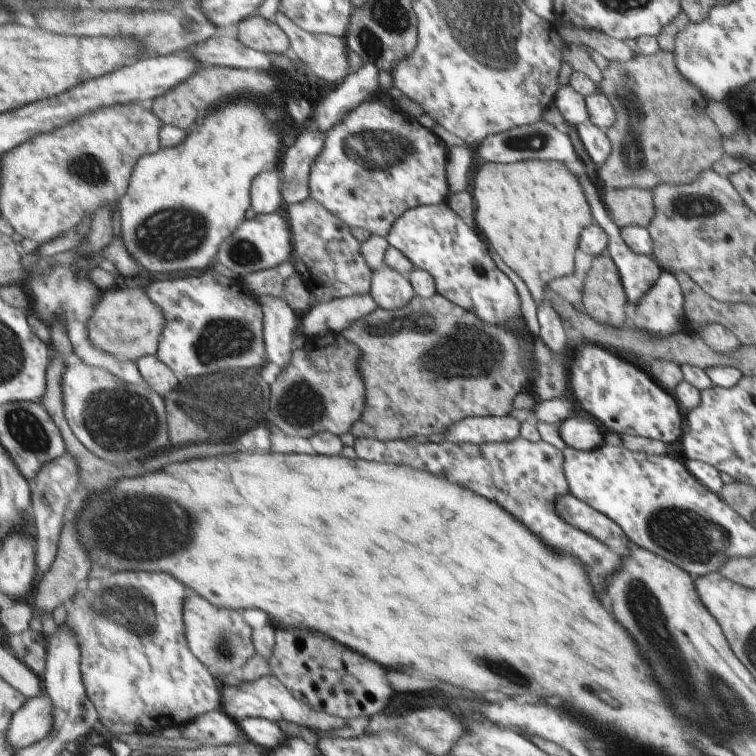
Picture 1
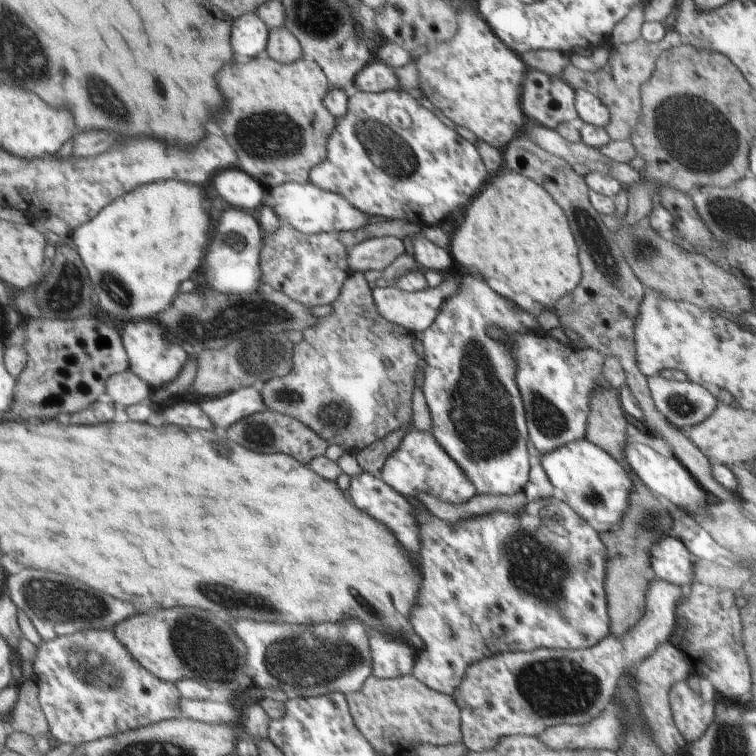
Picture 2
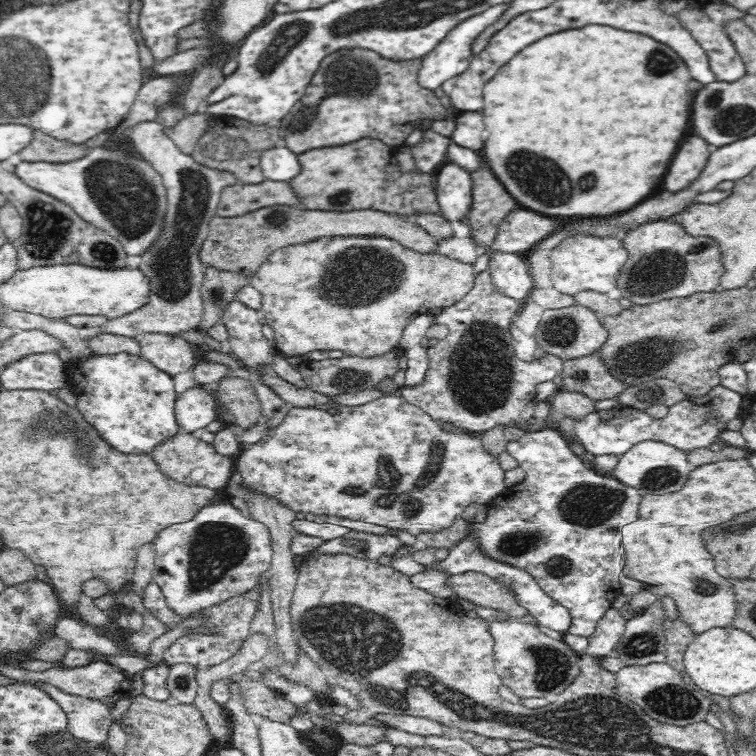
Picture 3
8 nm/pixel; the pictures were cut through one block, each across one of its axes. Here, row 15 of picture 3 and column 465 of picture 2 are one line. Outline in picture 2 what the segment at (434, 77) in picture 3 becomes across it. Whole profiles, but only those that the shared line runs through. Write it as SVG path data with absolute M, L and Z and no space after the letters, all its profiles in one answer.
M416 428L401 435L376 476L402 496L409 495L407 498L417 499L423 492L449 504L461 504L476 492L468 474L445 452L436 437L430 431L418 431Z

